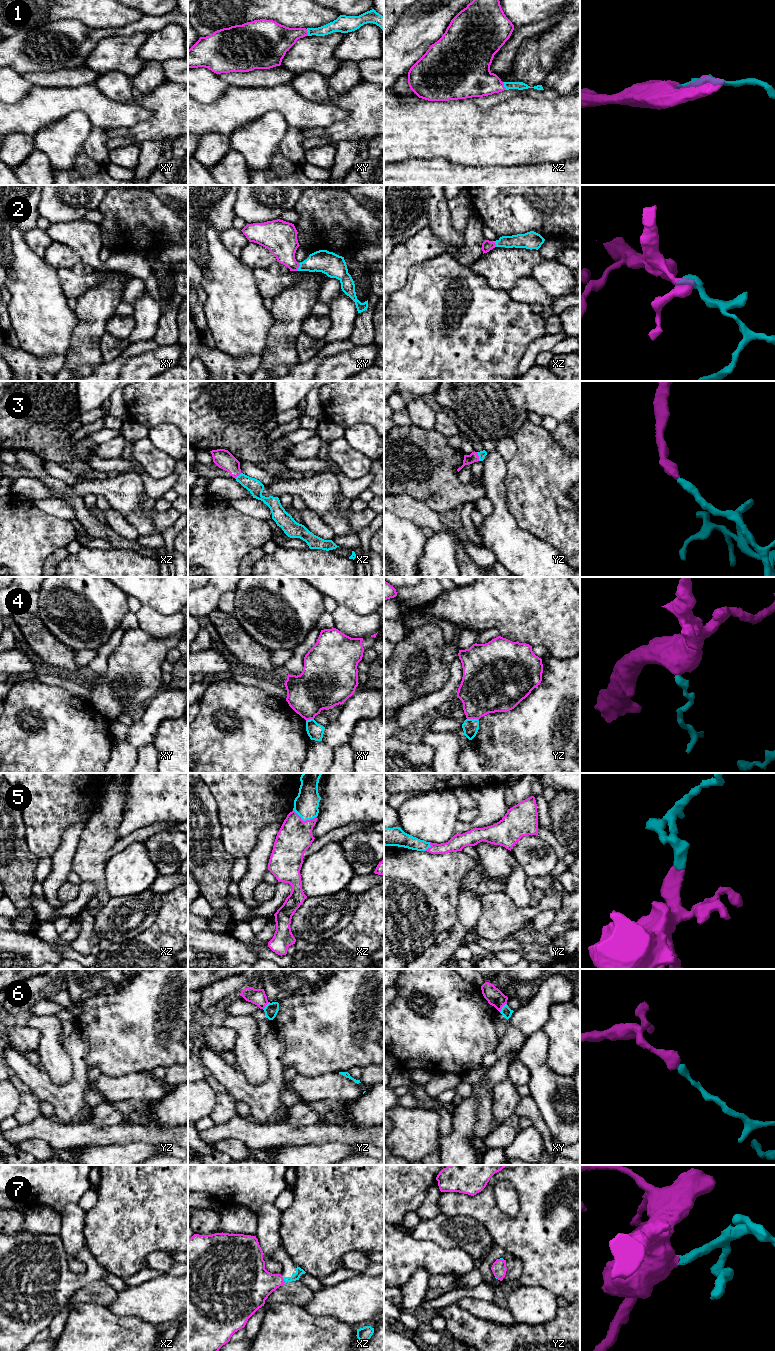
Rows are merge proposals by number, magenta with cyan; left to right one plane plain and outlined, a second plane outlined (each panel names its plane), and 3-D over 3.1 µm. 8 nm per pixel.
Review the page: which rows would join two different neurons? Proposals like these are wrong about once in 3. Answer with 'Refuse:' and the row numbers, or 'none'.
Refuse: 4, 6

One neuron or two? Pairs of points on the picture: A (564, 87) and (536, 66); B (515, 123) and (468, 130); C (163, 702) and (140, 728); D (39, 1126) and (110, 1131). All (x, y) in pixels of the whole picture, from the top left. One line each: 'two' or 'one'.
A: one
B: one
C: one
D: one

